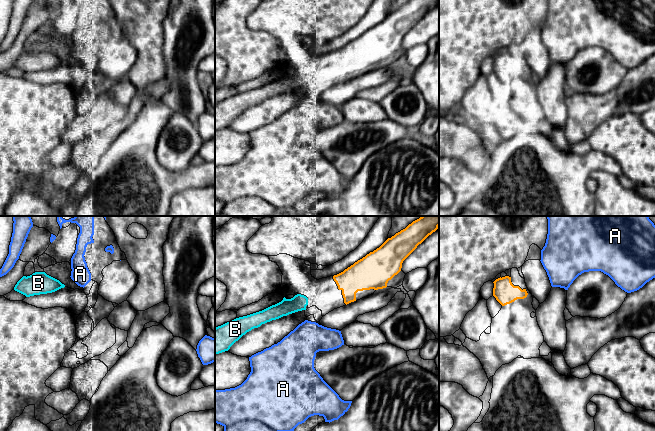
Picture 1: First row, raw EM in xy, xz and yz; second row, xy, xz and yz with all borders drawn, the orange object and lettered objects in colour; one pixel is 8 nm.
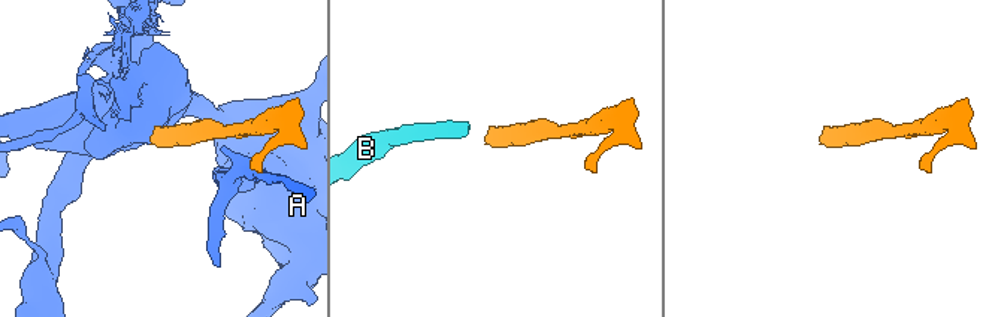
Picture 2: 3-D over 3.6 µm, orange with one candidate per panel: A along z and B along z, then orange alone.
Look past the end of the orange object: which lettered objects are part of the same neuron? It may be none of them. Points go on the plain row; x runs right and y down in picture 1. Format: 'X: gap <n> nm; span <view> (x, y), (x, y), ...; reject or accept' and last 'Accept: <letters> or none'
A: gap 200 nm; span yz (527, 69), (551, 61); reject
B: gap 260 nm; span xz (334, 56), (307, 74); accept
Accept: B

